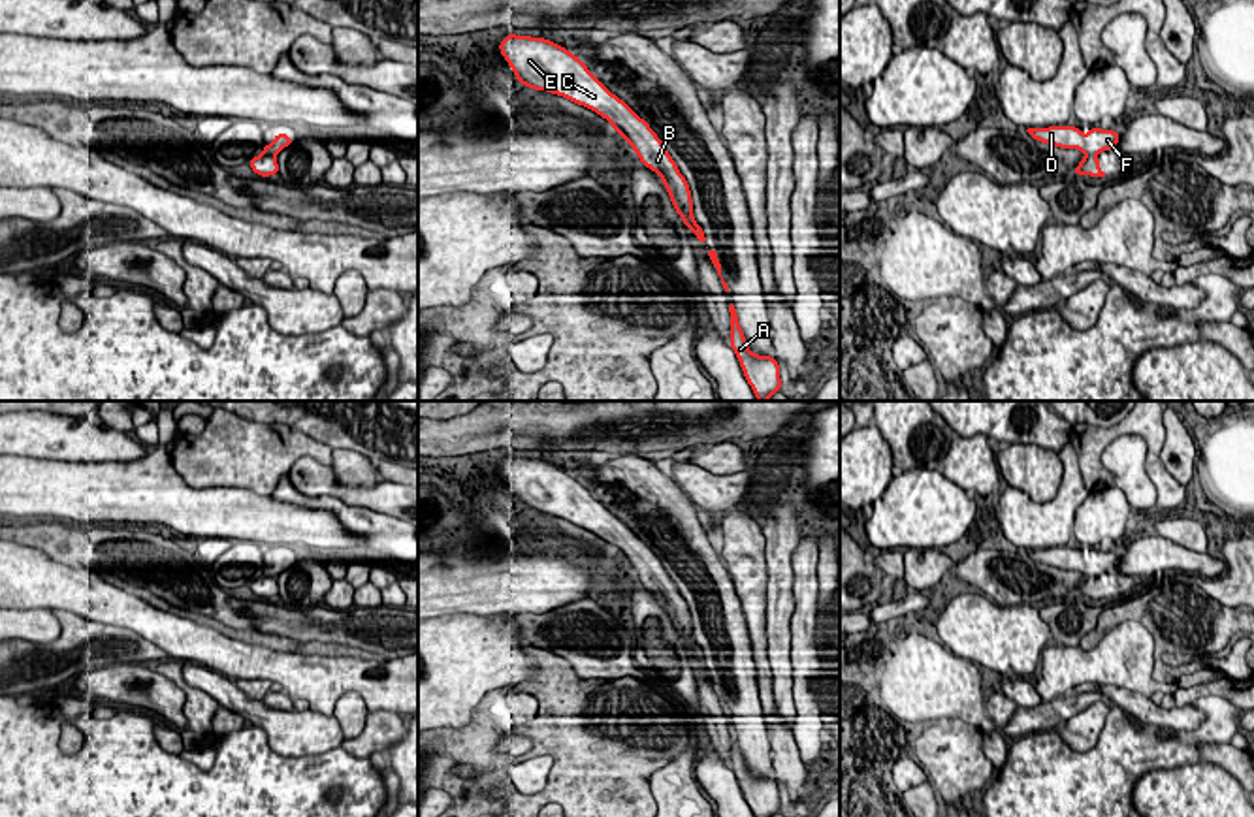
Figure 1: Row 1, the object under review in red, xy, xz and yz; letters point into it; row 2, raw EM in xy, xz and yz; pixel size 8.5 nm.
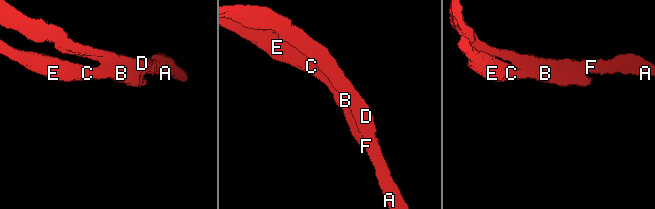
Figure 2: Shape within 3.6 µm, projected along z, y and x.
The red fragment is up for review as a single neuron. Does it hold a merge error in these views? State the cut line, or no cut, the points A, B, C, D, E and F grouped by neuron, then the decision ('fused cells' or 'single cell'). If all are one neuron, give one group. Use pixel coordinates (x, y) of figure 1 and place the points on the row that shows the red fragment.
xz (691, 211), (684, 219), (690, 226) | A D F / B C E | fused cells

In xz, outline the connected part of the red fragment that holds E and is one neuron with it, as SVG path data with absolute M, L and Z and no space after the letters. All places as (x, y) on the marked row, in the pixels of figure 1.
M514 32L499 43L499 51L518 83L565 96L606 119L627 145L633 147L640 162L663 179L676 215L682 218L691 216L693 200L689 184L663 141L578 56L550 40L516 36Z

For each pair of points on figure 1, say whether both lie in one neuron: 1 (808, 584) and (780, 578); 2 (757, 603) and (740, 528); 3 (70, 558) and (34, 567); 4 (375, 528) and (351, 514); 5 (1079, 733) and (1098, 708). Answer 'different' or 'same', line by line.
1: different
2: same
3: different
4: same
5: same

